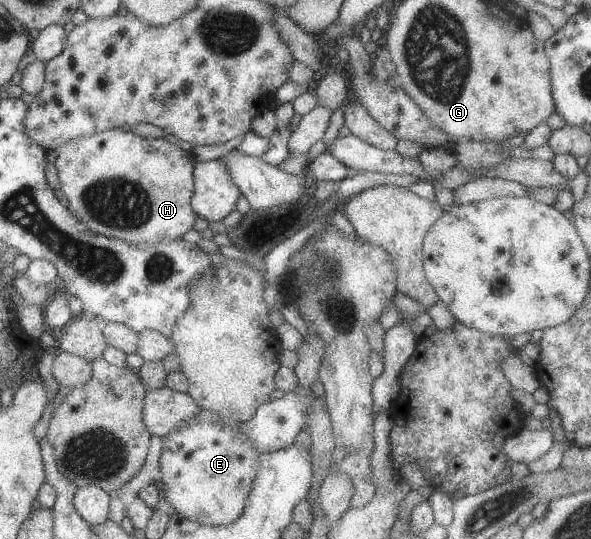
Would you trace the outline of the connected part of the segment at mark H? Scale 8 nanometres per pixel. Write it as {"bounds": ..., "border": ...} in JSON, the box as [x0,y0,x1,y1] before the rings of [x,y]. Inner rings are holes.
{"bounds":[49,128,197,243],"border":[[[127,128],[110,129],[66,141],[49,157],[57,170],[59,193],[65,197],[66,208],[95,233],[129,243],[160,243],[180,238],[197,219],[189,203],[196,160],[163,138],[141,137]]]}

